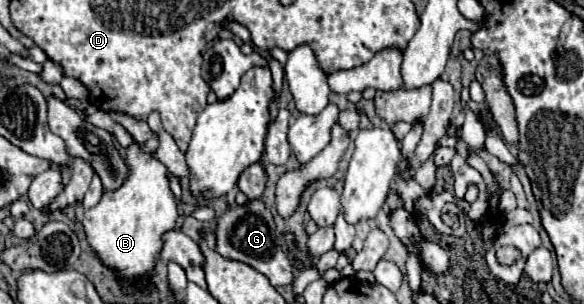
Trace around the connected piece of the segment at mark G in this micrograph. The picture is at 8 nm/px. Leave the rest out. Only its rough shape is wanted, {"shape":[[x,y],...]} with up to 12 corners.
{"shape":[[261,201],[217,219],[217,251],[251,265],[273,287],[293,265]]}

